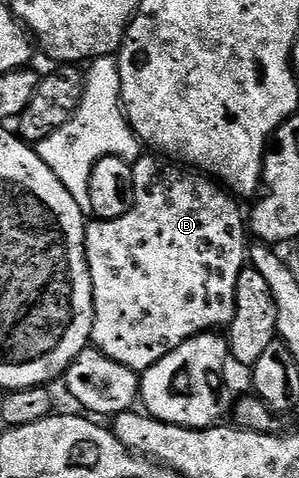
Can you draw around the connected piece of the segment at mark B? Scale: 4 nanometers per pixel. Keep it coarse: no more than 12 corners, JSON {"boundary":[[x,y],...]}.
{"boundary":[[156,154],[84,245],[91,343],[142,374],[227,329],[250,243]]}

